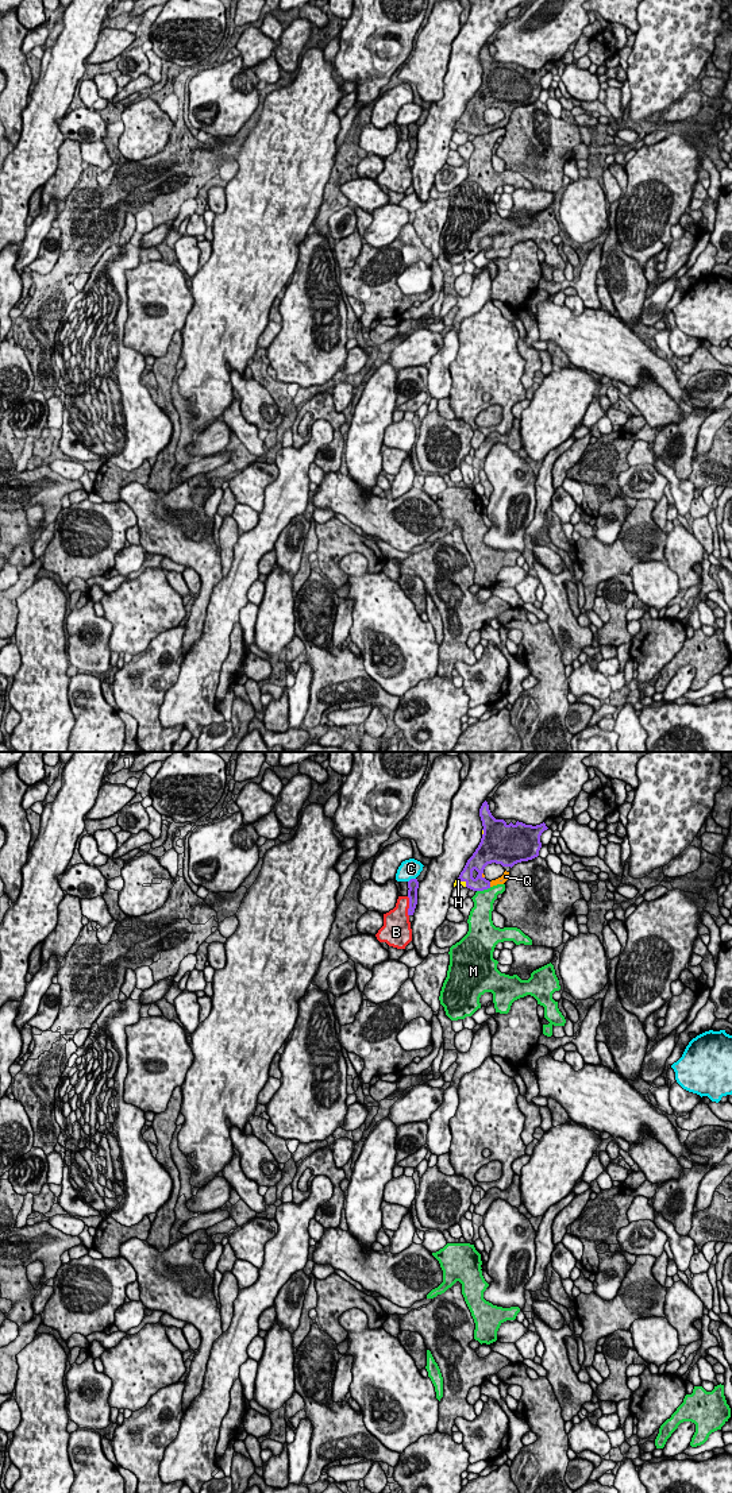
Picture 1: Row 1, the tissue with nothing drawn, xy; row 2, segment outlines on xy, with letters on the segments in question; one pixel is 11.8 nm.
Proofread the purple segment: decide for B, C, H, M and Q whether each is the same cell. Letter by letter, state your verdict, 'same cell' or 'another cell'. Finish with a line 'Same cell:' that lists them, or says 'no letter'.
B: another cell
C: another cell
H: same cell
M: another cell
Q: same cell
Same cell: H, Q

